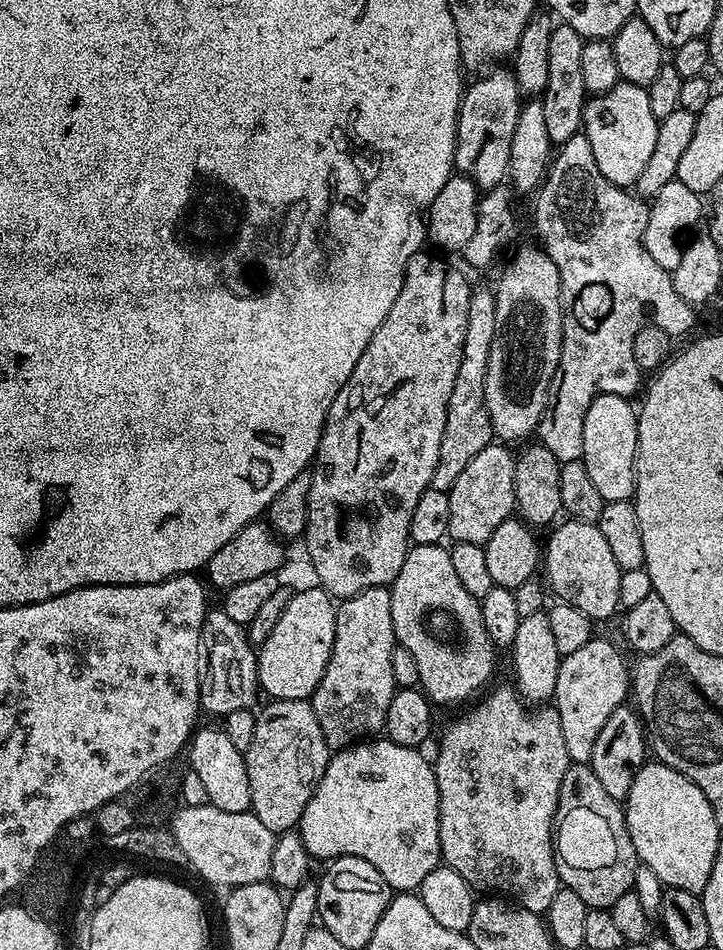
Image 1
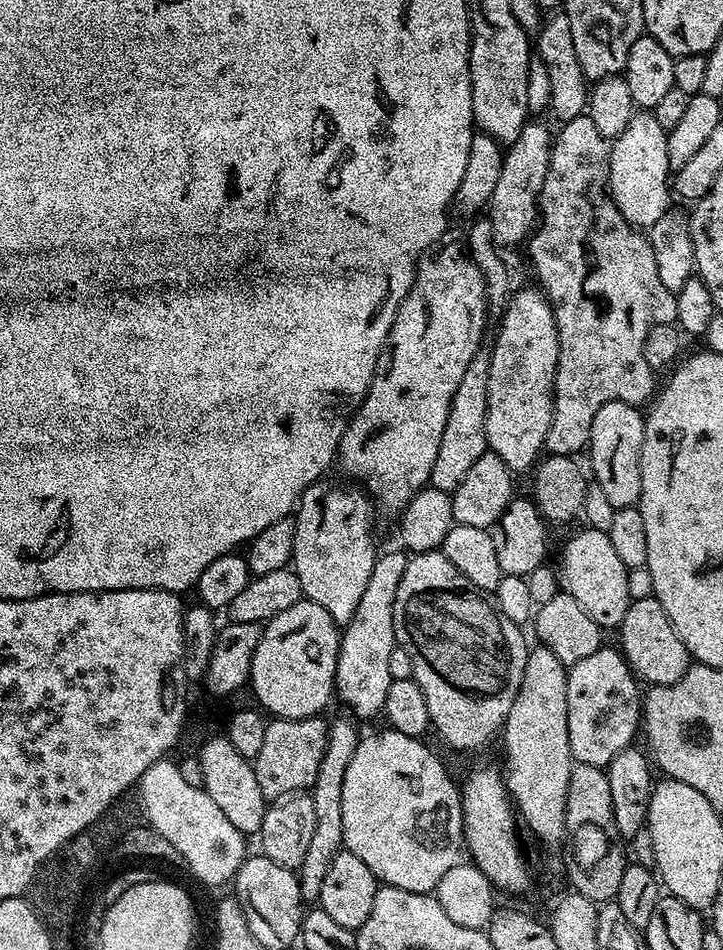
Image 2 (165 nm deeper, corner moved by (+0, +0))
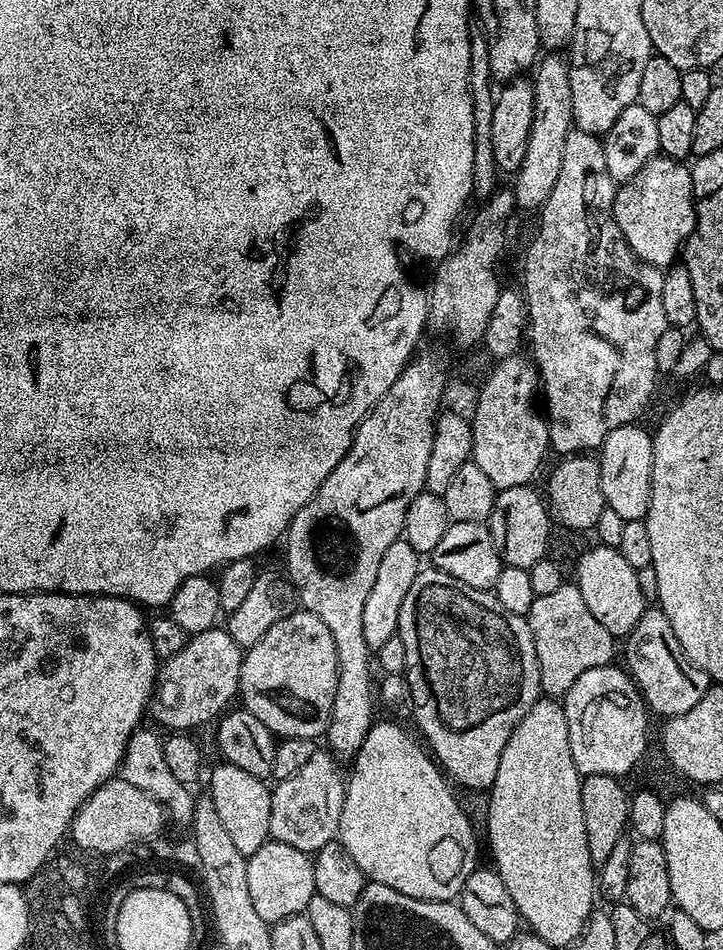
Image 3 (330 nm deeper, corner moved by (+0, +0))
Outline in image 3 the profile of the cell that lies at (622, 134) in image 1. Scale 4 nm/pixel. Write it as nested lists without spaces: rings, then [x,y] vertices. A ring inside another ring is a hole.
[[[658,154],[646,162],[632,180],[617,187],[612,216],[618,222],[618,230],[622,230],[625,242],[639,260],[649,259],[657,248],[683,249],[687,236],[696,225],[697,201],[688,204],[689,186],[689,165]]]

